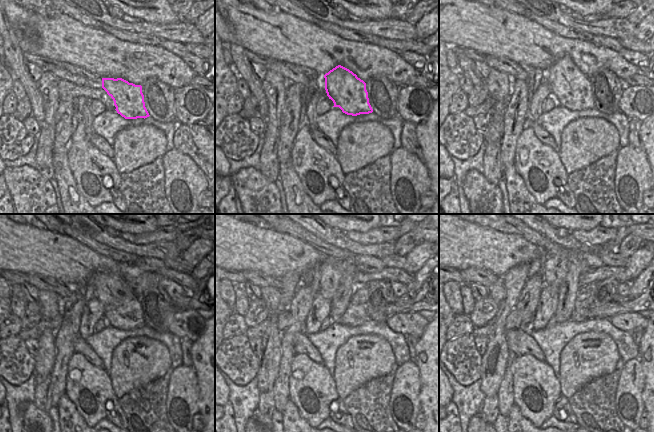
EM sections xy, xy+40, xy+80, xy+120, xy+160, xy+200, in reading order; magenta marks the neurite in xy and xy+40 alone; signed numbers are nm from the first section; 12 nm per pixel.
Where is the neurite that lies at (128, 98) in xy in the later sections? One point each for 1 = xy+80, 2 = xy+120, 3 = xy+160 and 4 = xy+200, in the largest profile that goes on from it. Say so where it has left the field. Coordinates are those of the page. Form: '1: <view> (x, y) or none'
1: xy+80 (571, 87)
2: xy+120 (122, 309)
3: xy+160 (331, 269)
4: xy+200 (556, 265)

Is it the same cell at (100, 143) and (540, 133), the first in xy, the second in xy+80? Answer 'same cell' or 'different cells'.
same cell

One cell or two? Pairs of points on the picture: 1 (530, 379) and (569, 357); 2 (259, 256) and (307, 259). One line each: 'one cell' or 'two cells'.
1: two cells
2: one cell

